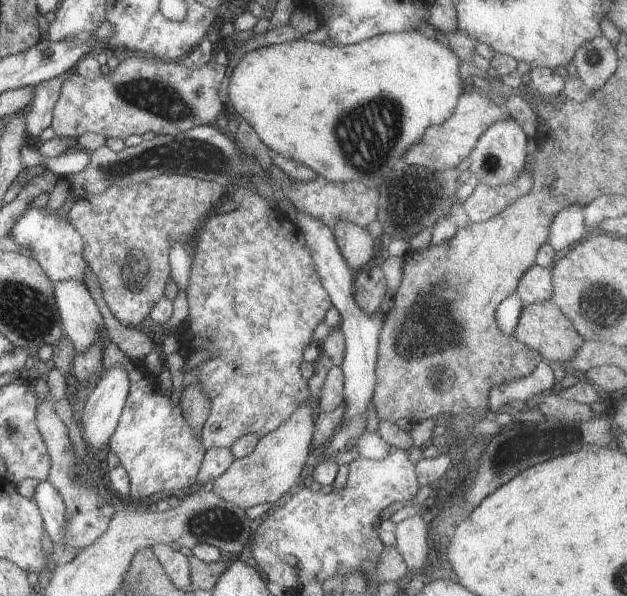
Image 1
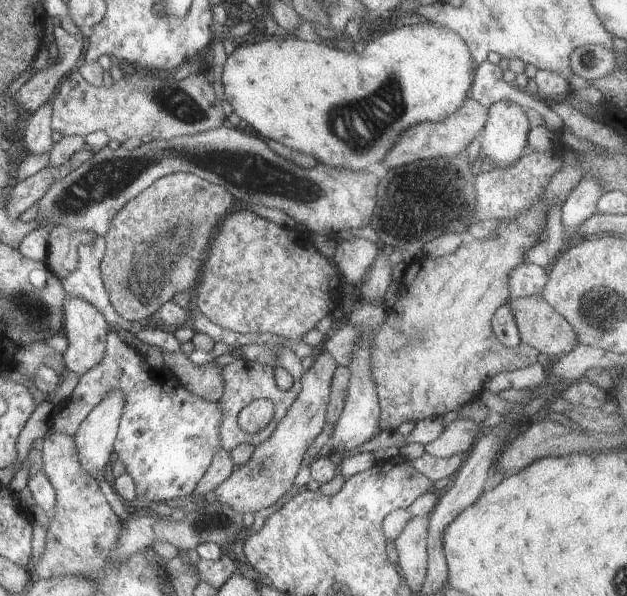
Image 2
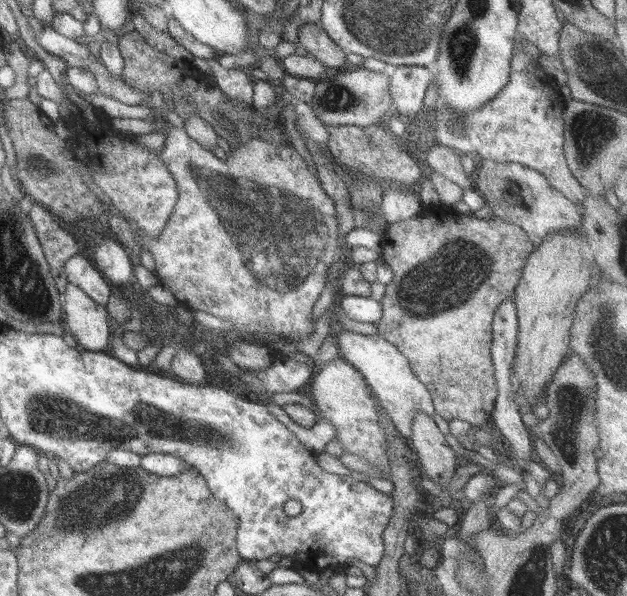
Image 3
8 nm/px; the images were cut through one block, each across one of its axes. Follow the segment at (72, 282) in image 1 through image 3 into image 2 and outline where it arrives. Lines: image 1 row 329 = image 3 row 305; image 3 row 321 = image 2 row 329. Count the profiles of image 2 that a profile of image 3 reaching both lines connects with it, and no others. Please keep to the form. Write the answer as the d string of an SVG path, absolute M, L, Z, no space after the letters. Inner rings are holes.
M67 294L63 303L61 331L69 343L63 354L63 364L68 372L72 371L82 376L102 360L110 327L98 308L89 304L85 299Z

